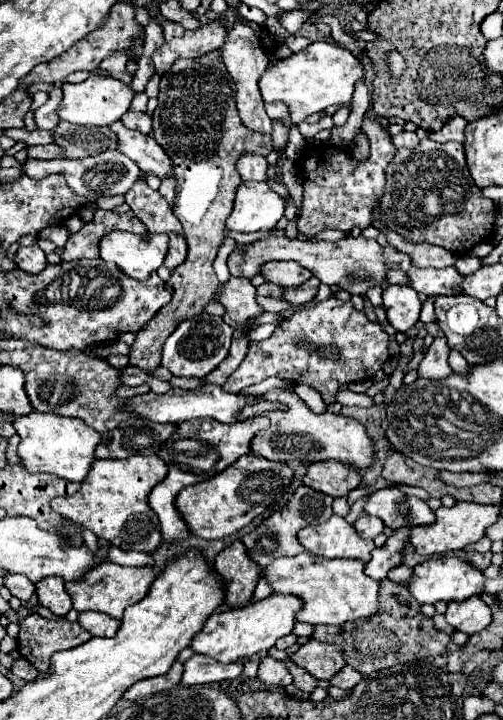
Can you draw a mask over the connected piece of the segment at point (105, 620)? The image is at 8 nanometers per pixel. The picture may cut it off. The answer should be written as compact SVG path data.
M81 612L79 616L79 624L91 632L93 636L115 636L115 632L119 630L121 622L117 618L111 618L109 614L103 614L103 612Z

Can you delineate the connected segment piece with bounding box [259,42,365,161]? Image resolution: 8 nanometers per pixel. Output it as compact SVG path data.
M313 42L297 54L291 54L285 60L277 60L273 66L265 70L259 80L259 88L265 102L281 100L289 106L291 119L295 127L290 129L290 134L285 149L285 154L292 161L298 160L305 151L304 138L299 133L299 122L307 116L325 110L329 106L349 106L355 84L365 80L365 68L359 58L355 58L347 48L341 48L331 42Z

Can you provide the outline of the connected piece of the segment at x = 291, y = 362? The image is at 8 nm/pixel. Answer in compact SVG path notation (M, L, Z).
M327 298L327 300L319 302L313 308L297 310L291 318L285 318L275 328L275 332L273 332L271 338L261 340L261 342L251 342L245 360L227 378L227 382L223 384L223 390L225 392L241 392L243 388L253 386L253 384L259 384L261 380L265 380L269 376L279 376L279 378L289 380L293 384L313 386L315 390L321 392L325 404L331 404L333 402L333 396L335 396L335 392L339 390L341 384L365 380L365 376L371 378L377 370L381 370L383 364L389 360L389 350L387 348L389 348L389 336L381 328L379 322L369 320L367 314L363 310L357 310L351 302L341 302L337 298Z

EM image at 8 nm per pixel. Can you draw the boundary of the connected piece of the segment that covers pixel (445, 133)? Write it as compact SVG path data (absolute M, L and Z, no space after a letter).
M461 116L451 118L439 132L431 132L429 138L435 142L465 142L465 126L467 120Z

